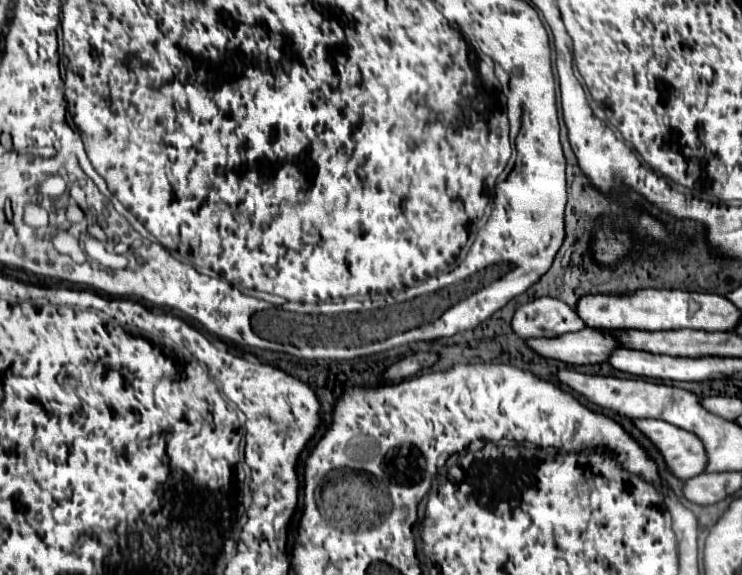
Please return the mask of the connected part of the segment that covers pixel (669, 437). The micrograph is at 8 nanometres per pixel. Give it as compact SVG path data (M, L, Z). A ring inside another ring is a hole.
M652 418L634 420L632 424L650 438L662 454L668 472L678 480L688 480L706 468L706 450L702 450L702 442L694 434Z

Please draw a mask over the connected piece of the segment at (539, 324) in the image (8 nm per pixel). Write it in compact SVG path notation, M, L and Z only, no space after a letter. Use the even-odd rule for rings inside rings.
M536 298L528 304L522 304L512 318L512 330L524 340L556 338L582 328L584 322L578 318L576 310L558 298Z

